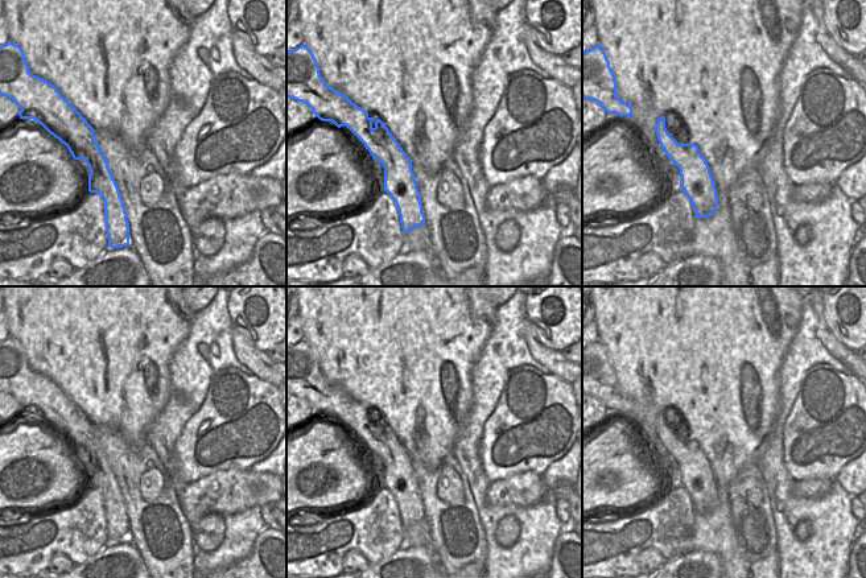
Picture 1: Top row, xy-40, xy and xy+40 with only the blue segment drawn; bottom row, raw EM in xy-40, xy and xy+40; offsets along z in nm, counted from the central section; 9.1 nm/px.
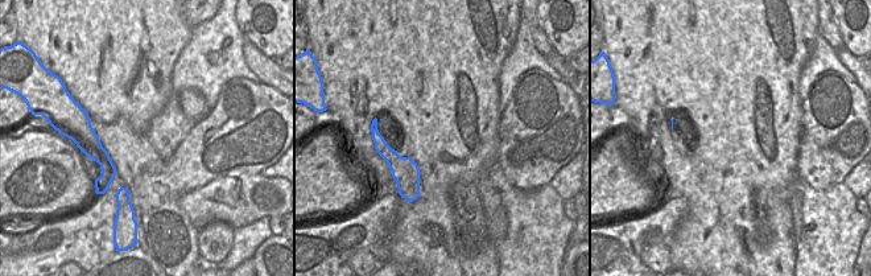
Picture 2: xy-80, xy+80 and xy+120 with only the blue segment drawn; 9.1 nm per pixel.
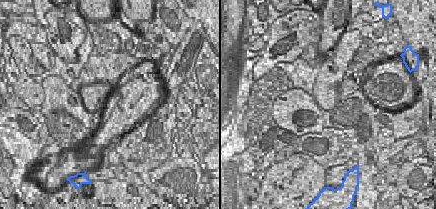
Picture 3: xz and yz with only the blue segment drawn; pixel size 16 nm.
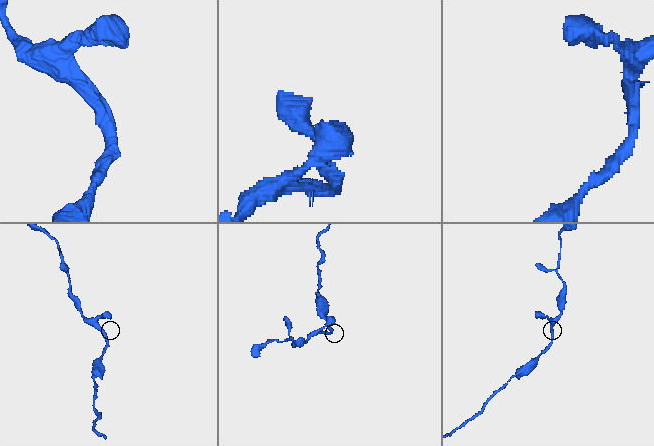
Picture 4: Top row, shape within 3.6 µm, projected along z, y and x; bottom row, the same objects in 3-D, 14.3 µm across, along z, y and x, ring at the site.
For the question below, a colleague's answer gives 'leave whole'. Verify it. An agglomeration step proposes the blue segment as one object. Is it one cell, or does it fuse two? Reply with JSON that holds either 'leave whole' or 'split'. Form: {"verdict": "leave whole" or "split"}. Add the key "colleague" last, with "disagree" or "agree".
{"verdict": "leave whole", "colleague": "agree"}

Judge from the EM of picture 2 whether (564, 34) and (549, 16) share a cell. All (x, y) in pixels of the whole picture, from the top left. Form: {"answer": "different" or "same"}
{"answer": "same"}

